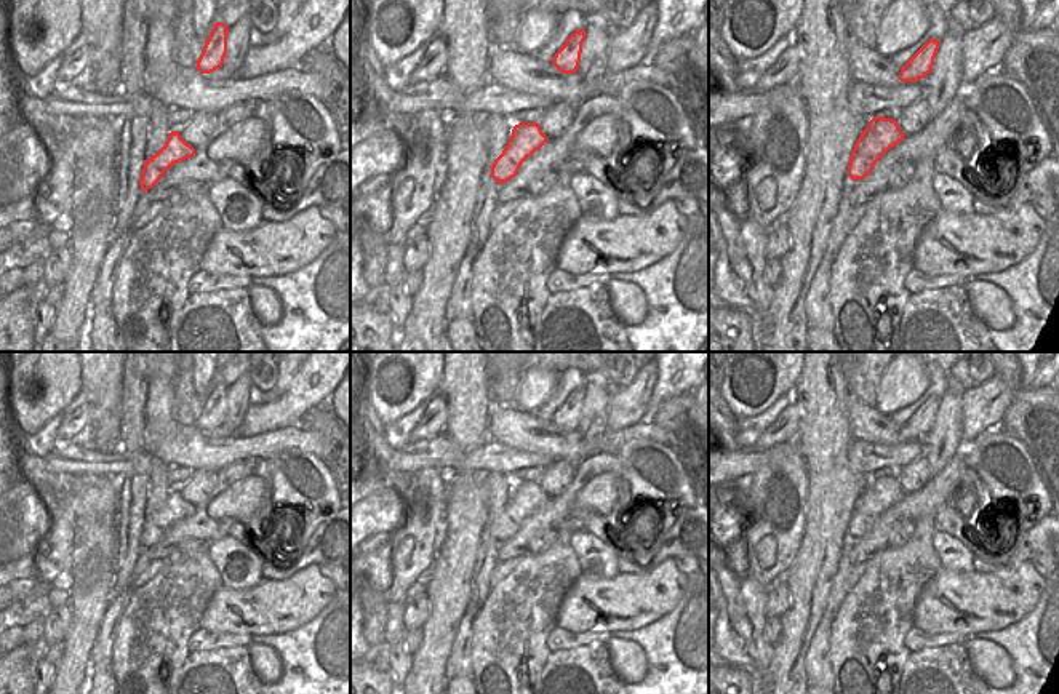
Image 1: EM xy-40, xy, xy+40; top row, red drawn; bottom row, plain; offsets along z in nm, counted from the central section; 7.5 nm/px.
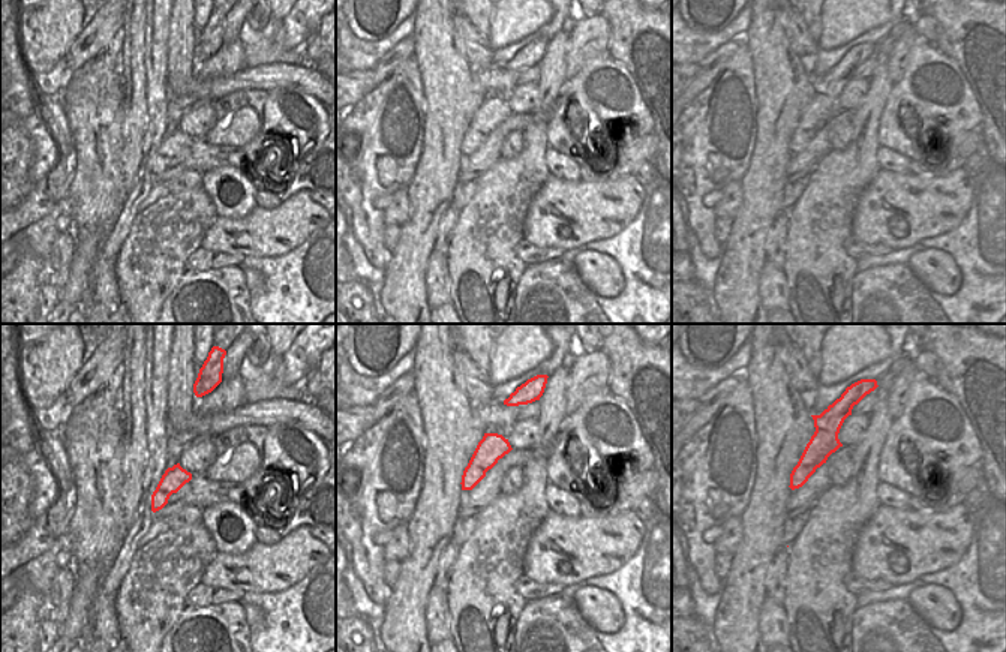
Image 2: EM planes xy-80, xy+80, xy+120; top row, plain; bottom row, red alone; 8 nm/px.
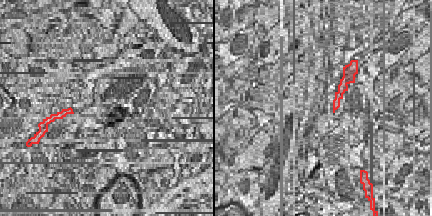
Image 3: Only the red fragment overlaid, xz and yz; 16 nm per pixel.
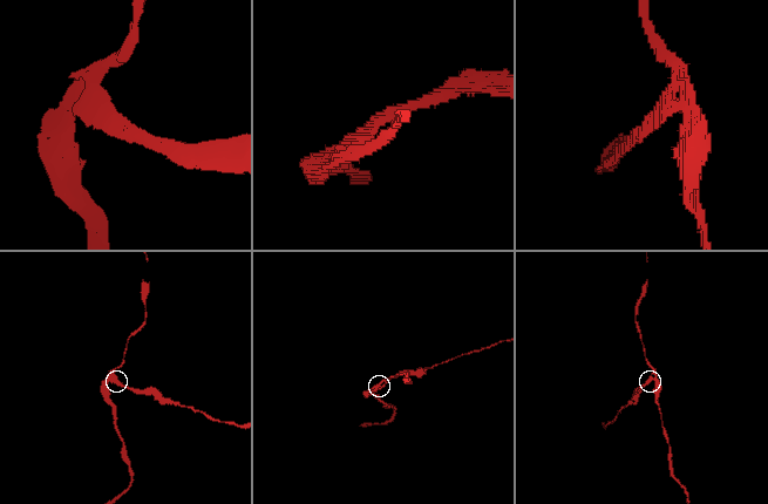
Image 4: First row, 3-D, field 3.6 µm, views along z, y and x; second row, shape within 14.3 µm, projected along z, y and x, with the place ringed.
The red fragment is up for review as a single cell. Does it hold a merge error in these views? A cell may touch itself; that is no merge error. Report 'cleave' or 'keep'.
cleave

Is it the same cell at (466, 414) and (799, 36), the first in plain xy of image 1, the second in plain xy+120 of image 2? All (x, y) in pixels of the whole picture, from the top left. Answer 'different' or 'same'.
different

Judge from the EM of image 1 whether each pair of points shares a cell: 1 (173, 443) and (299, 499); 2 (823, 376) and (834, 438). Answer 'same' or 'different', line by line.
1: different
2: same

